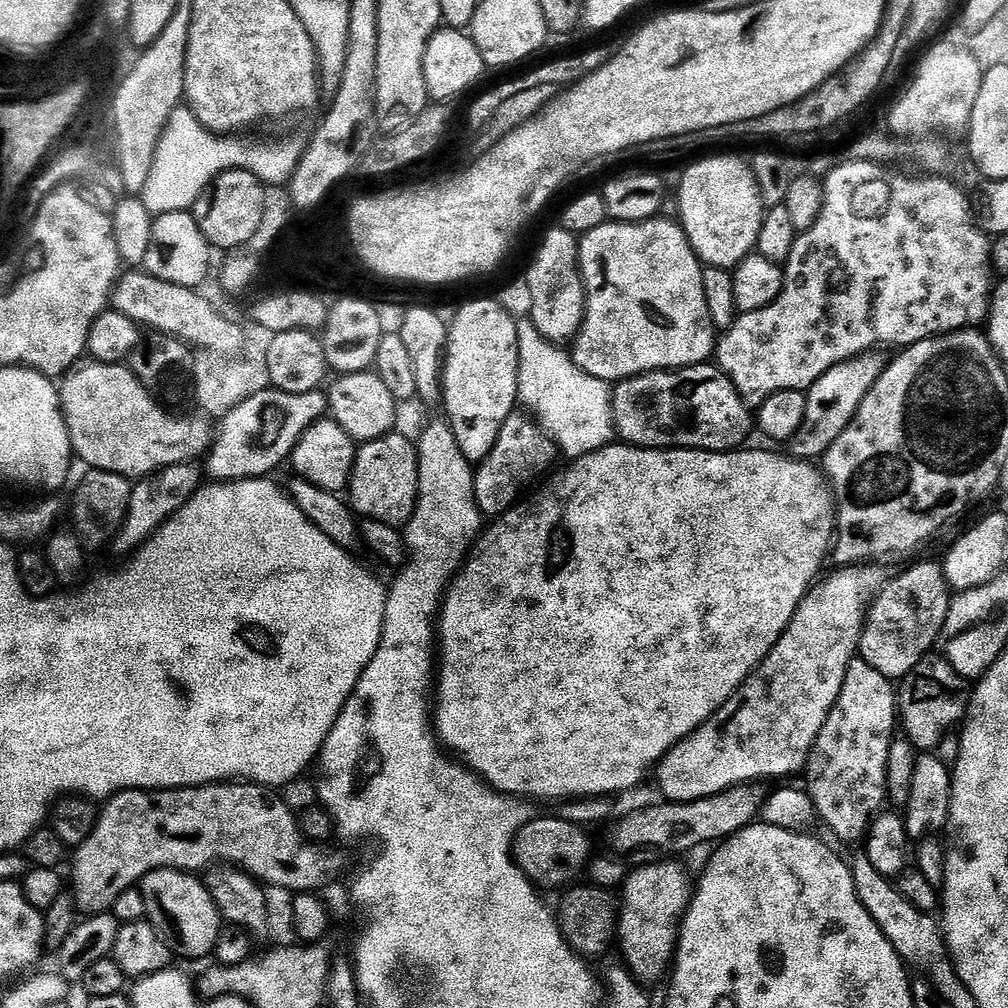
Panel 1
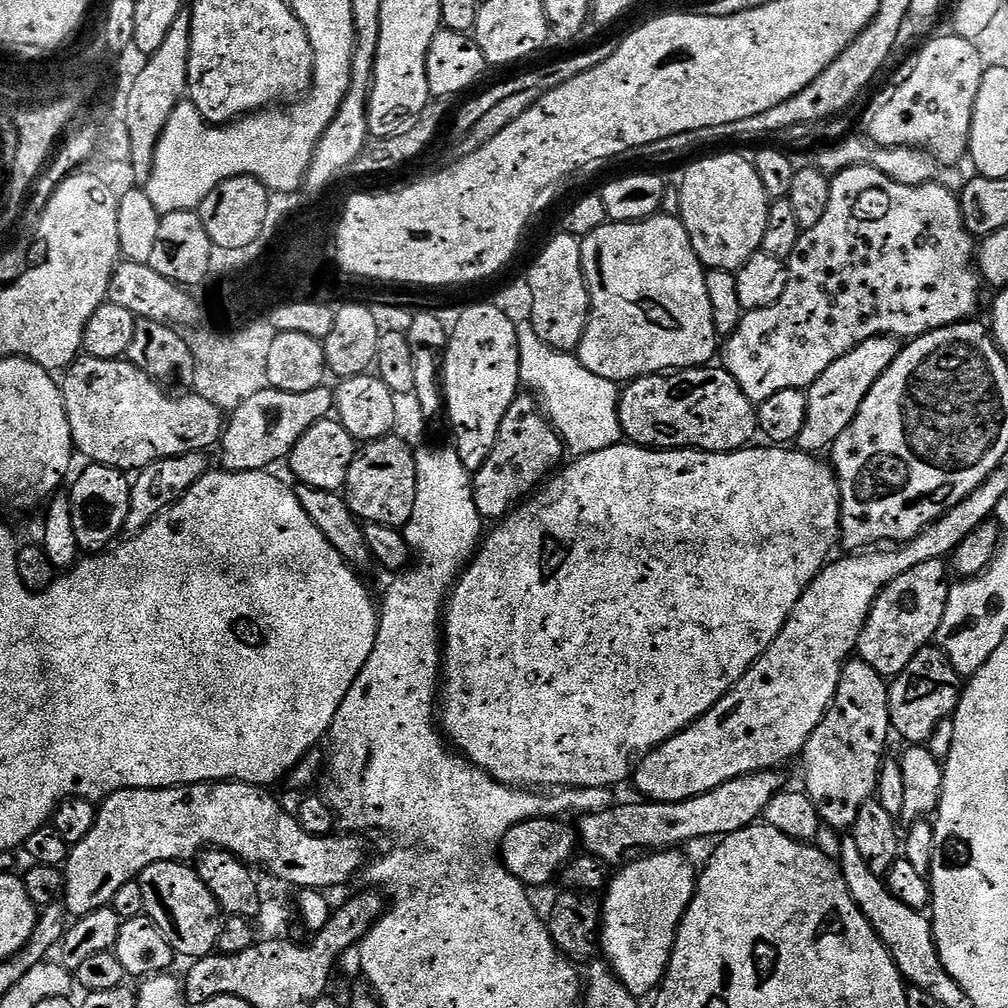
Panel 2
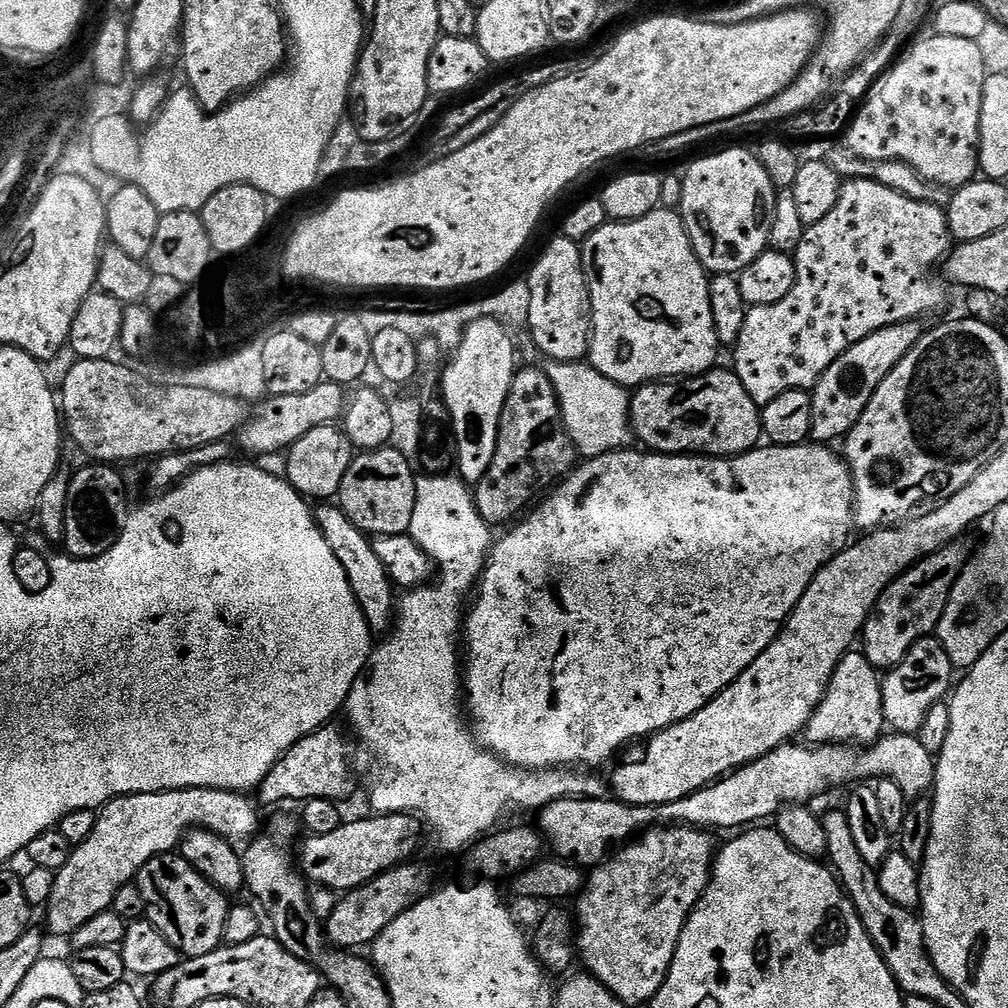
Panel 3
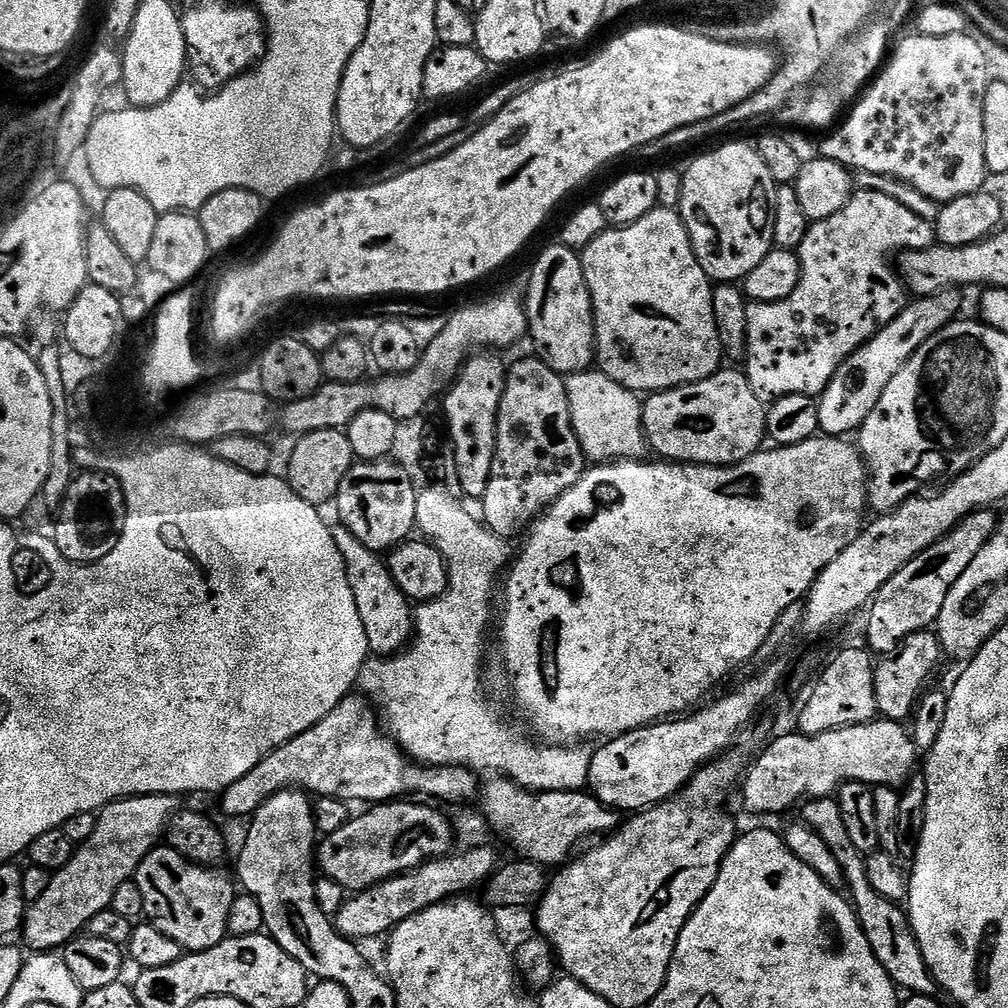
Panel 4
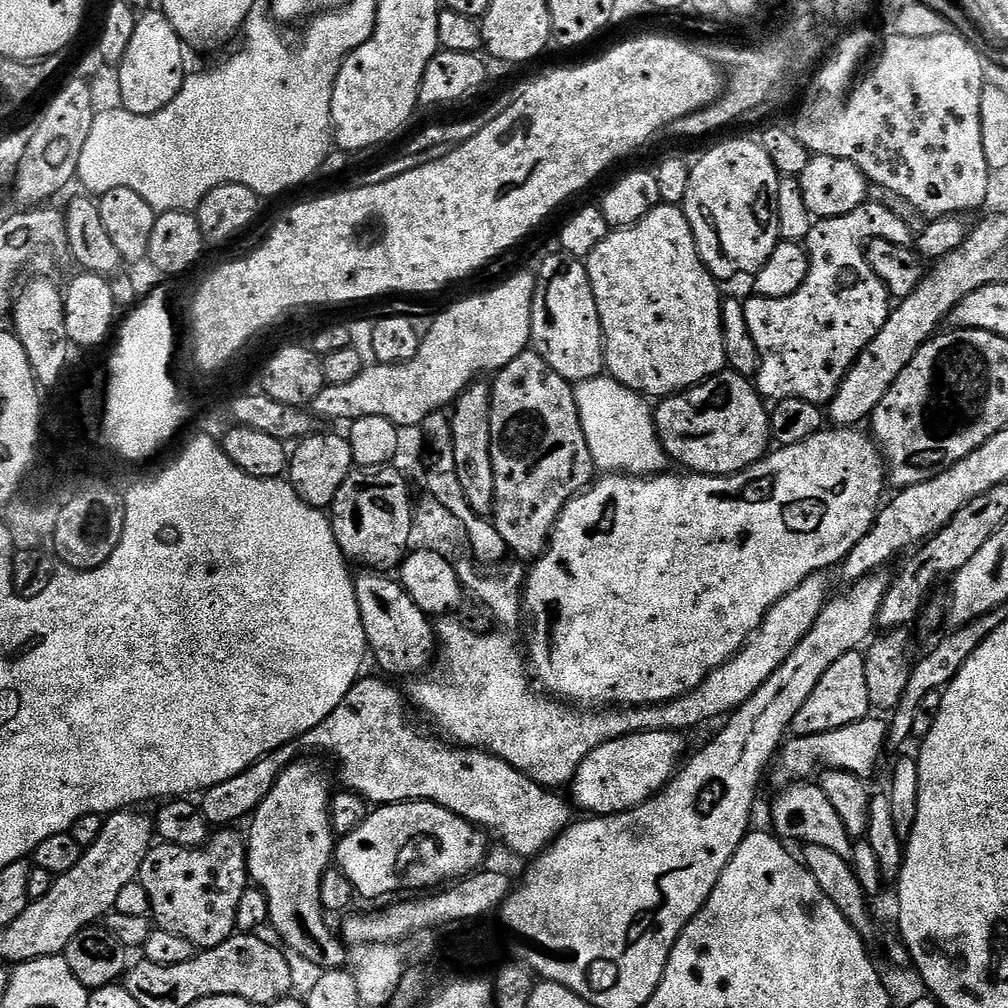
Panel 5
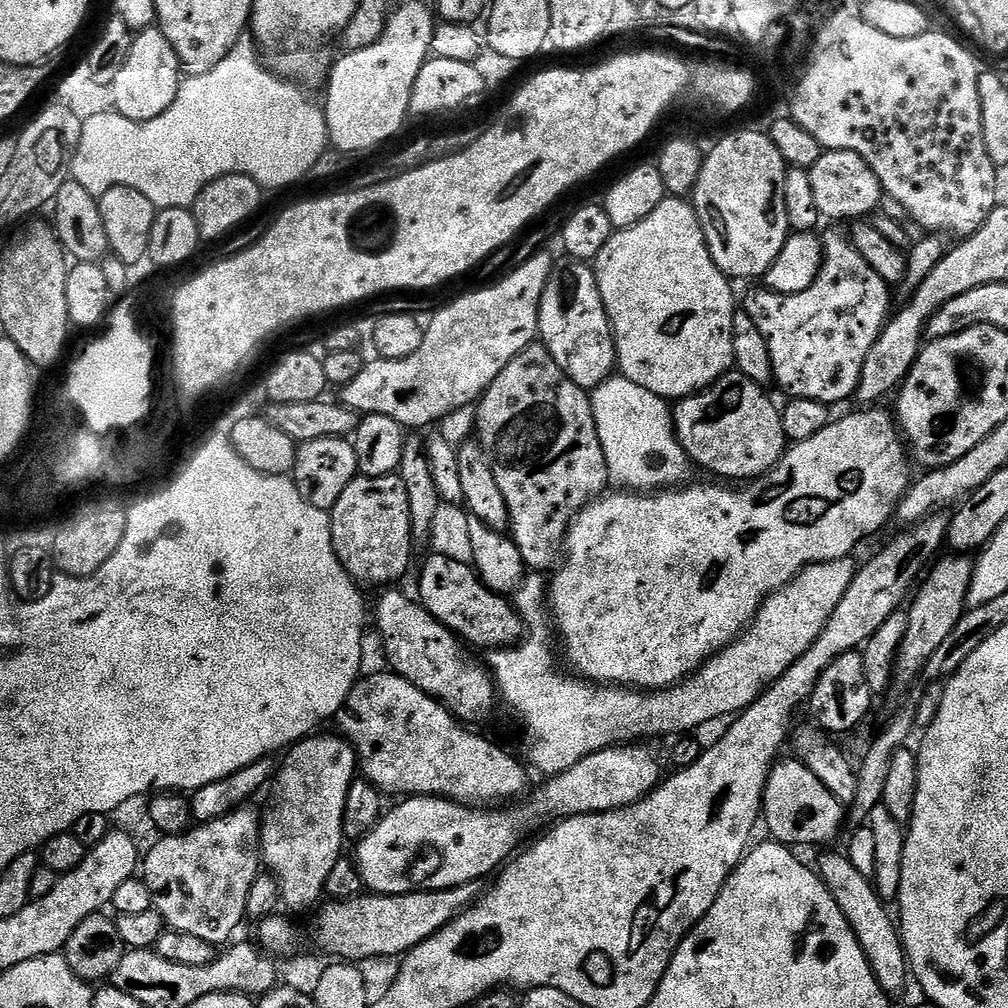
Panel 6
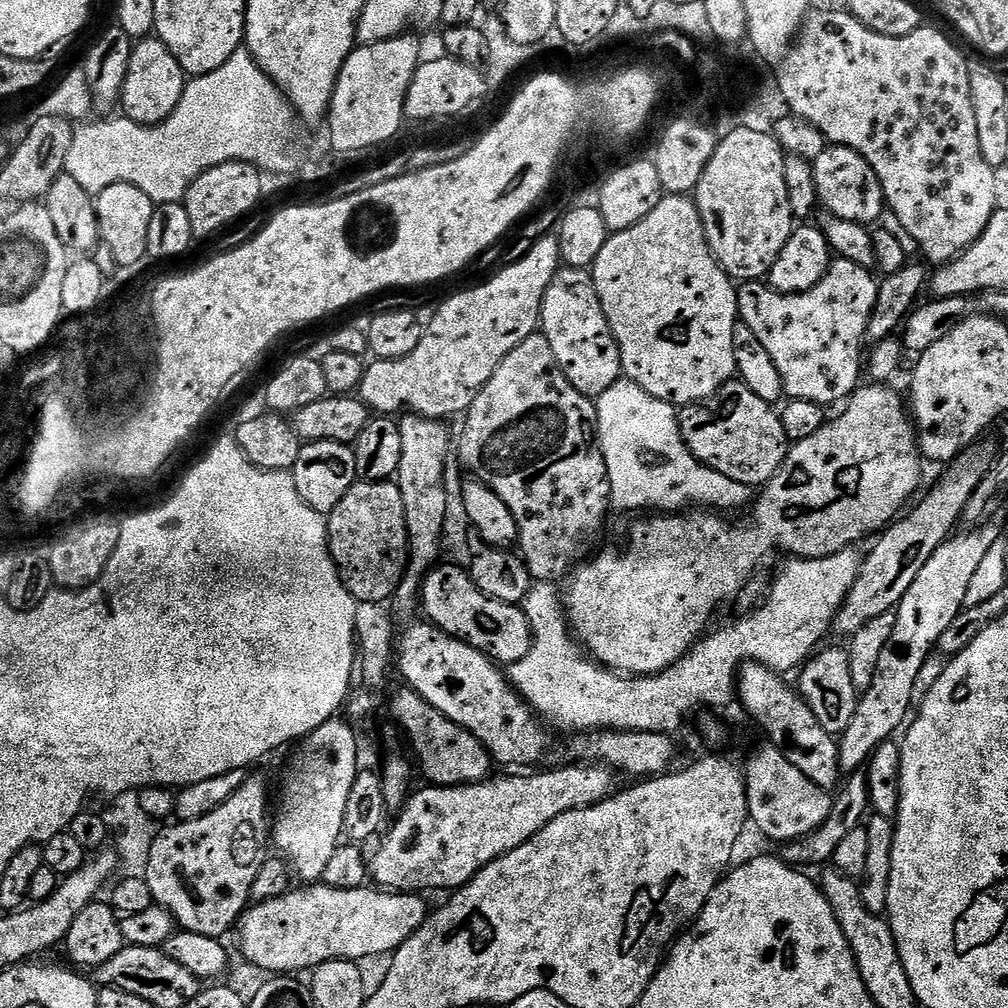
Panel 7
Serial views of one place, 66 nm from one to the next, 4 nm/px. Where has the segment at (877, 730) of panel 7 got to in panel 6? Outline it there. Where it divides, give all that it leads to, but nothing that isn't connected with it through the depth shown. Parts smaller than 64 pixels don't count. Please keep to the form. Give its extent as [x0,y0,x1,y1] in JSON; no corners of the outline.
[894,554,973,686]

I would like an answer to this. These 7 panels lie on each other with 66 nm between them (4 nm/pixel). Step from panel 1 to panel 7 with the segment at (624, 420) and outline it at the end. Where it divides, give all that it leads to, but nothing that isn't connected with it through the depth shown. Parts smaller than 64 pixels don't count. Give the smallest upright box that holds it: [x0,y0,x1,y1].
[679,382,790,486]

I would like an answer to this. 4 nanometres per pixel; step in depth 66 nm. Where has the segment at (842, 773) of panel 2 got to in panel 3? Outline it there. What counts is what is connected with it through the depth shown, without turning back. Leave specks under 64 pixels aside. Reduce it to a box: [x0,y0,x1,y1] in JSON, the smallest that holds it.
[803,651,886,746]

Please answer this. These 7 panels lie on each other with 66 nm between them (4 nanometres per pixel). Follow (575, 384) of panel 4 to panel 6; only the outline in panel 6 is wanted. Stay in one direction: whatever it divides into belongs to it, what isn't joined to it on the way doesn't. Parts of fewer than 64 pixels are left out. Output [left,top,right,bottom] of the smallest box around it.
[590,374,690,494]

